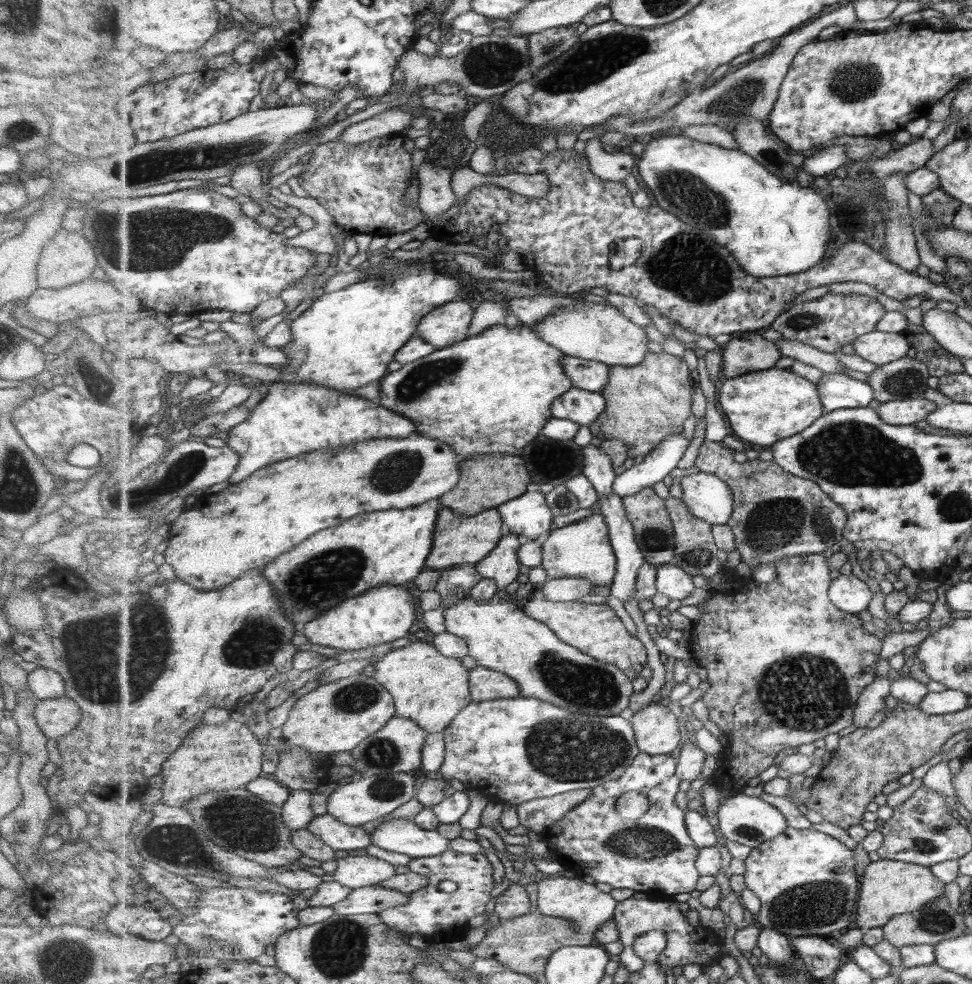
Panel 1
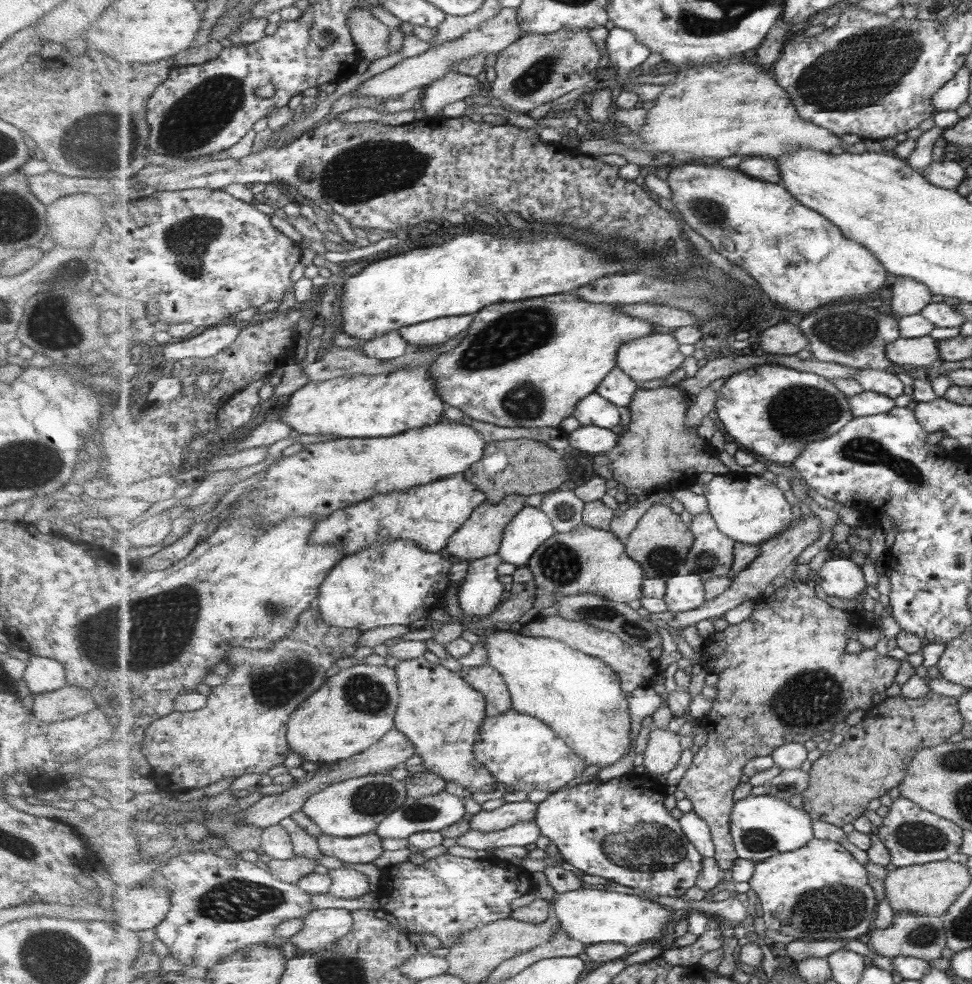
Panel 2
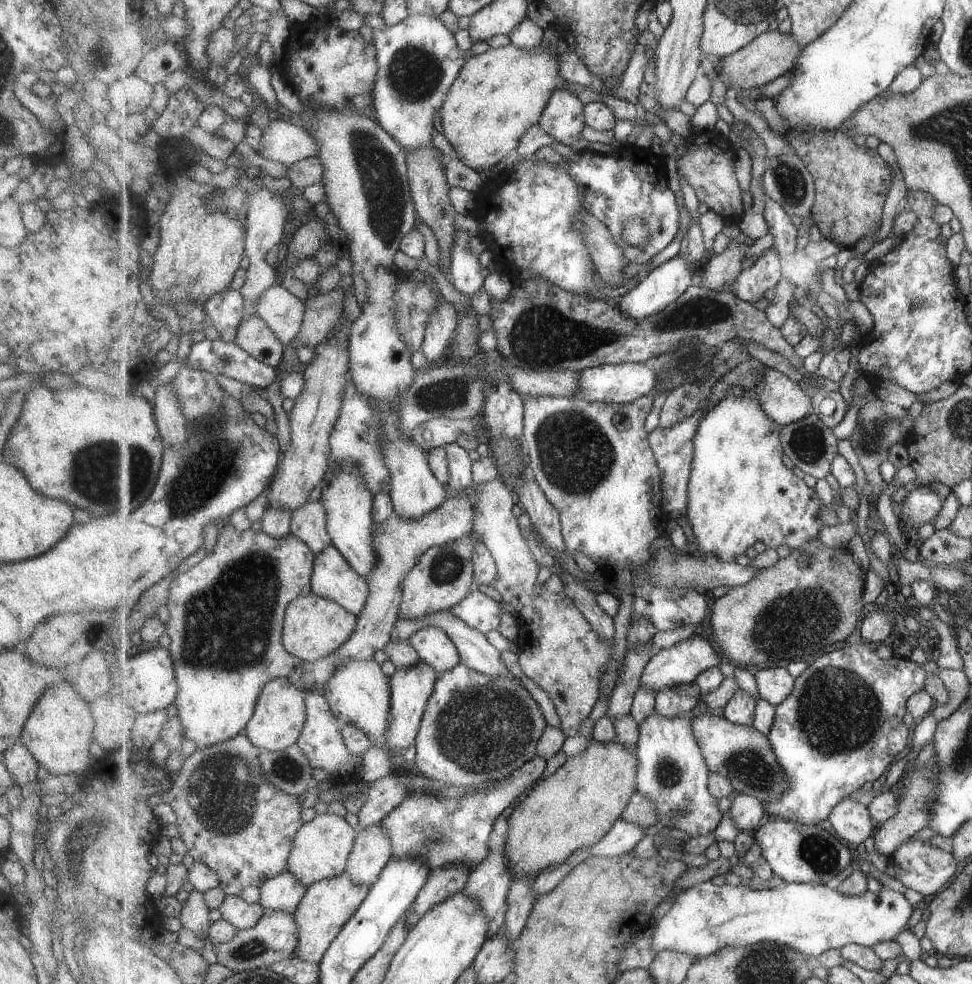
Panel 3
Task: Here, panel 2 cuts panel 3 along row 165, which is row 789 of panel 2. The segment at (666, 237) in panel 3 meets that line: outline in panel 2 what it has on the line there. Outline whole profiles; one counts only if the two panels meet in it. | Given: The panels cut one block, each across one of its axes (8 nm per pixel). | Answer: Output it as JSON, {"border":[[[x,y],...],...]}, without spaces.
{"border":[[[642,771],[628,772],[627,774],[607,781],[592,780],[588,783],[578,784],[549,794],[544,801],[539,803],[540,806],[537,807],[537,818],[535,818],[535,823],[539,825],[542,835],[548,837],[549,841],[559,849],[562,860],[573,865],[579,873],[601,876],[604,879],[612,880],[623,886],[639,888],[641,891],[652,895],[678,896],[685,899],[689,888],[693,888],[693,886],[697,884],[697,878],[699,878],[703,868],[704,856],[684,834],[680,819],[673,818],[671,812],[665,808],[665,797],[667,794],[664,790],[665,786],[663,784],[659,783],[658,780],[650,778]]]}

